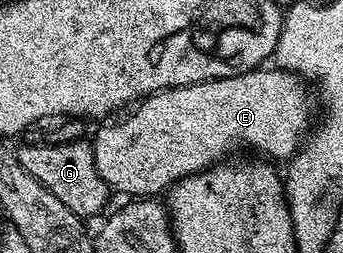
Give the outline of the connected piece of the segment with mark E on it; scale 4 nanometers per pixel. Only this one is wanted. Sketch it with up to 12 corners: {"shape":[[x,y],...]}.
{"shape":[[287,69],[161,89],[91,138],[109,190],[152,199],[235,149],[291,159]]}

